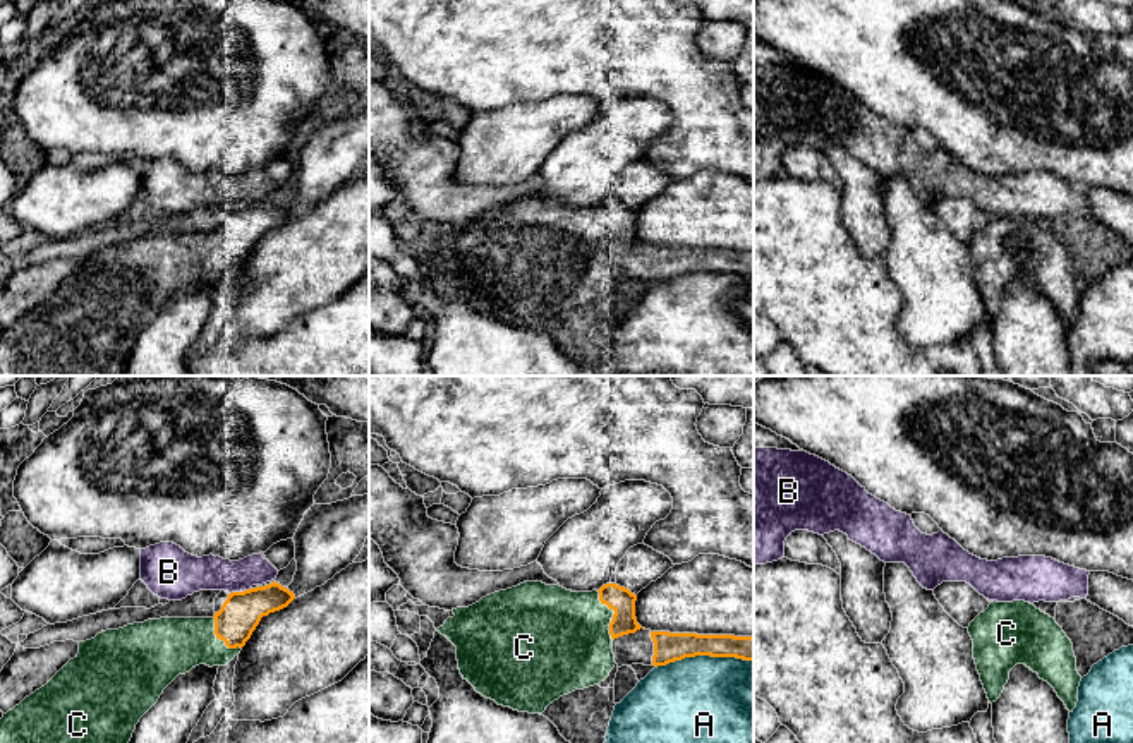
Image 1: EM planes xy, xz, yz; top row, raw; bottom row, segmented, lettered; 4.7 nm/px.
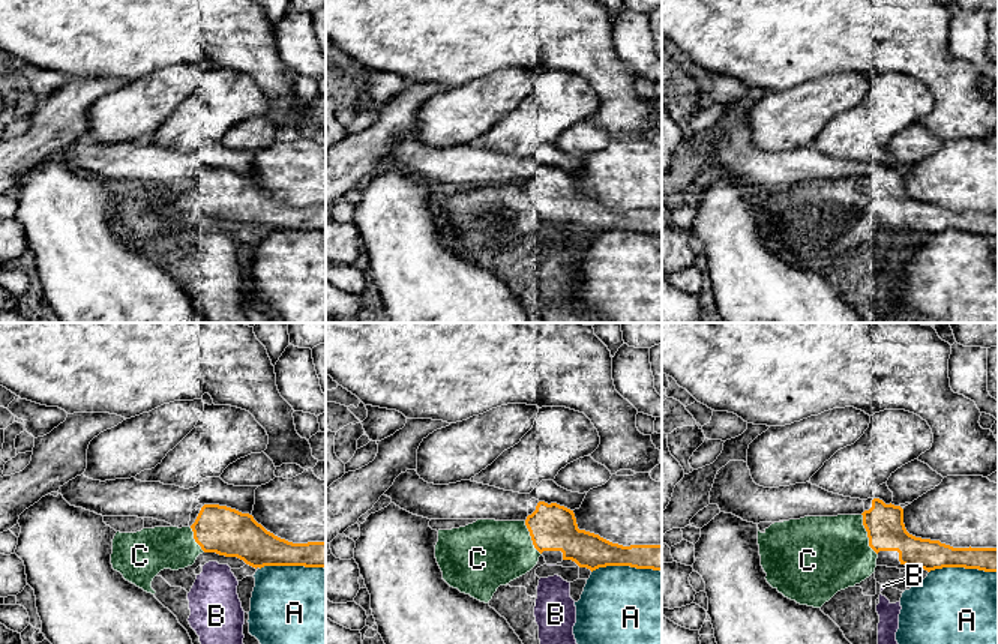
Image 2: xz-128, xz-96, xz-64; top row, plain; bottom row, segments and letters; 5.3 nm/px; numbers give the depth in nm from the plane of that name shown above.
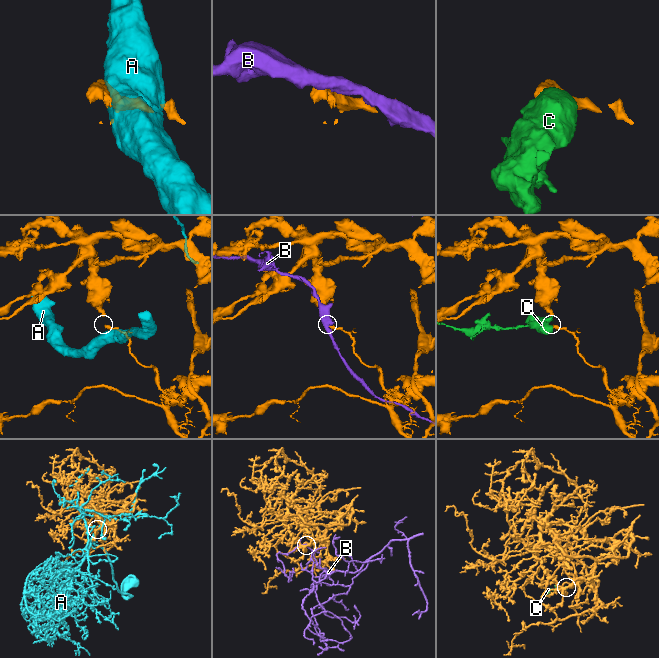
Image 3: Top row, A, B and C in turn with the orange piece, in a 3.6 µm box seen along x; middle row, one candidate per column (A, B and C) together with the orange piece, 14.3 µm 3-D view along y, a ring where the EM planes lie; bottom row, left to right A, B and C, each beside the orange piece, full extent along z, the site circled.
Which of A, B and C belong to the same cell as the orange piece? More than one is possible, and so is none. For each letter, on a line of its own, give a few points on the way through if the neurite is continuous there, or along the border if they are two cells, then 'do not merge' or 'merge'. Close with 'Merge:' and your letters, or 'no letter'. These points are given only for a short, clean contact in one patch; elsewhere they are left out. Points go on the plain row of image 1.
A: do not merge
B: do not merge
C: merge
Merge: C

